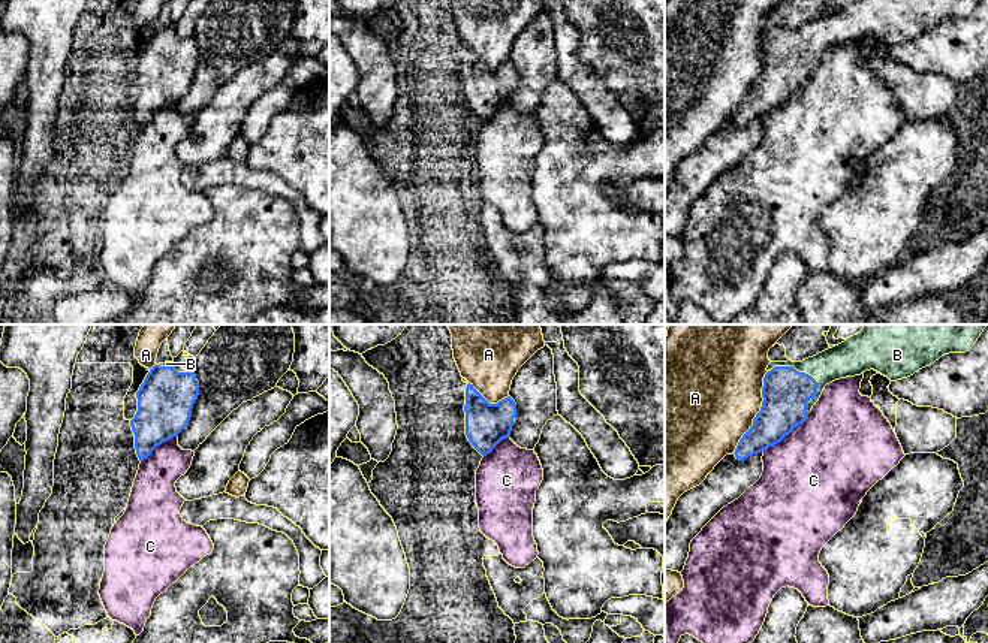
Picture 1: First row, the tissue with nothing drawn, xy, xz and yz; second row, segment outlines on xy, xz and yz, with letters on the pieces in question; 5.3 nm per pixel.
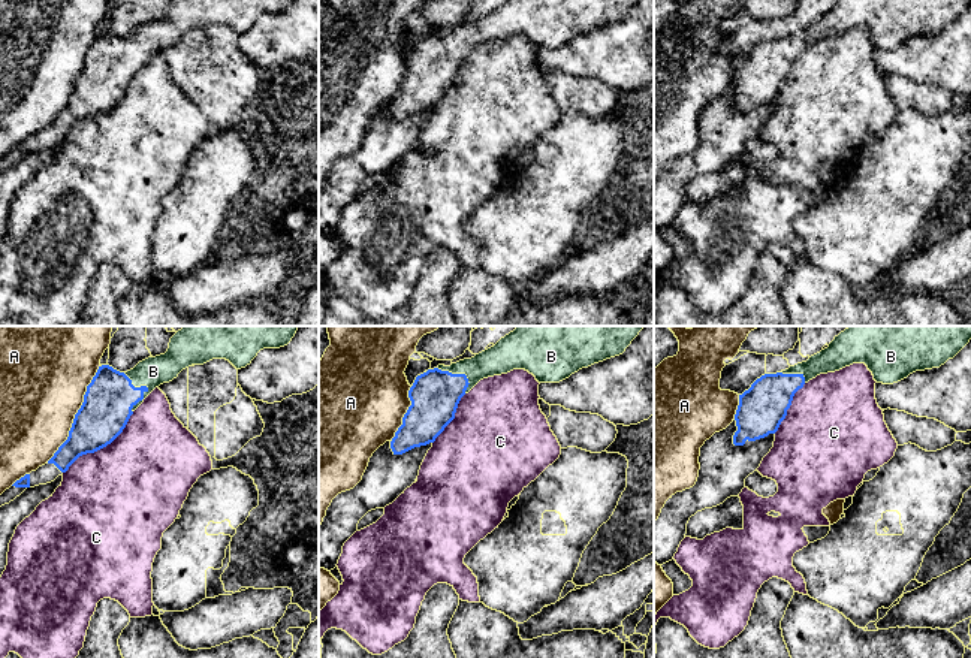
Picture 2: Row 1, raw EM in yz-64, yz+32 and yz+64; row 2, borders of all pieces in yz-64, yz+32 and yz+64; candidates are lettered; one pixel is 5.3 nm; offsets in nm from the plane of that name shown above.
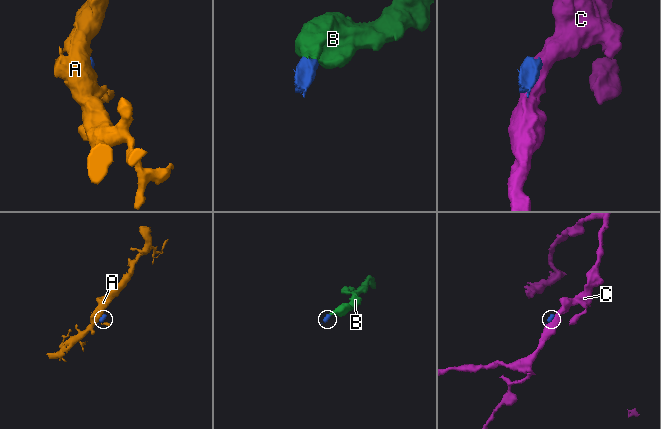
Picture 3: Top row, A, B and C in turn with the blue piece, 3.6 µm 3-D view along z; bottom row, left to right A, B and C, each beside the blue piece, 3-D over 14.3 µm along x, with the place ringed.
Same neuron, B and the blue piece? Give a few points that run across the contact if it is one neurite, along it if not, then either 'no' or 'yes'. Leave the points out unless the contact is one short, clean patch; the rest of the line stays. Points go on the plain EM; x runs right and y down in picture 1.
yz (786, 56), (794, 53), (807, 39), (851, 23) | yes

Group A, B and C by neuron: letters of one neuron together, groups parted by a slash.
A / B / C

